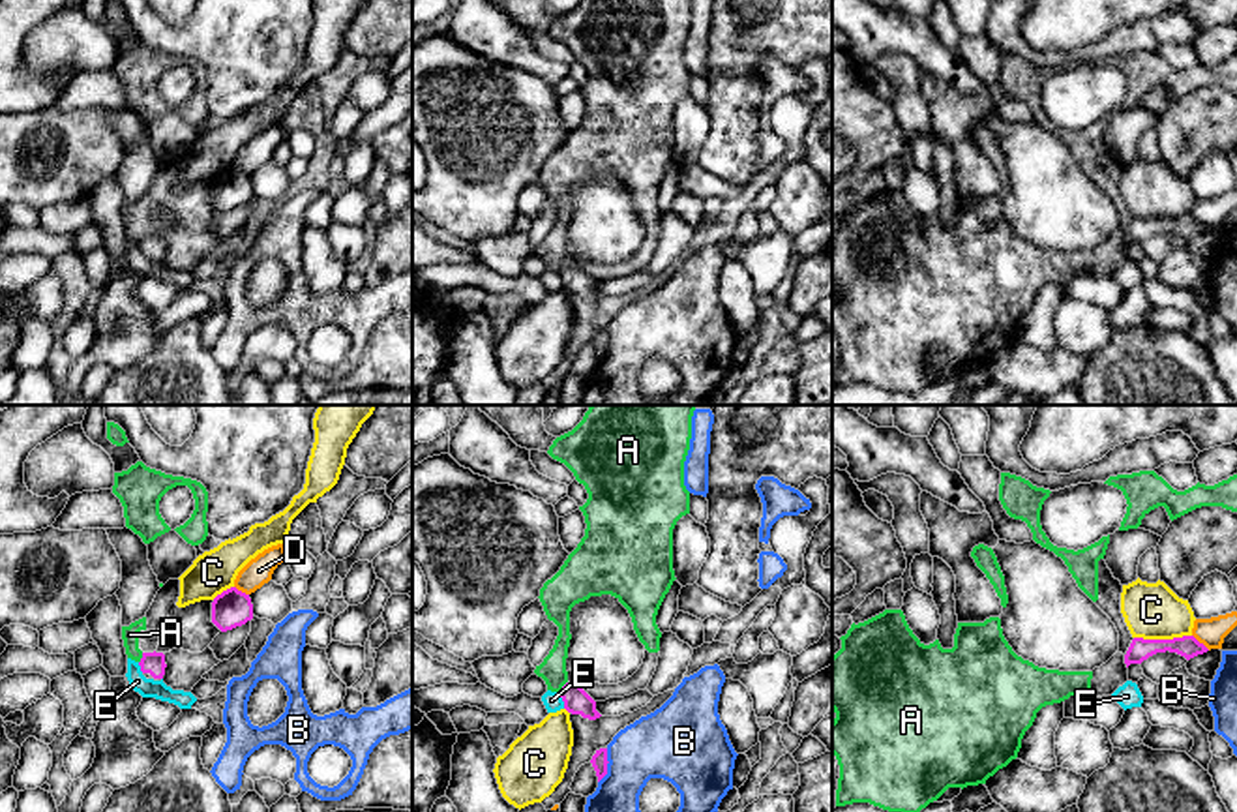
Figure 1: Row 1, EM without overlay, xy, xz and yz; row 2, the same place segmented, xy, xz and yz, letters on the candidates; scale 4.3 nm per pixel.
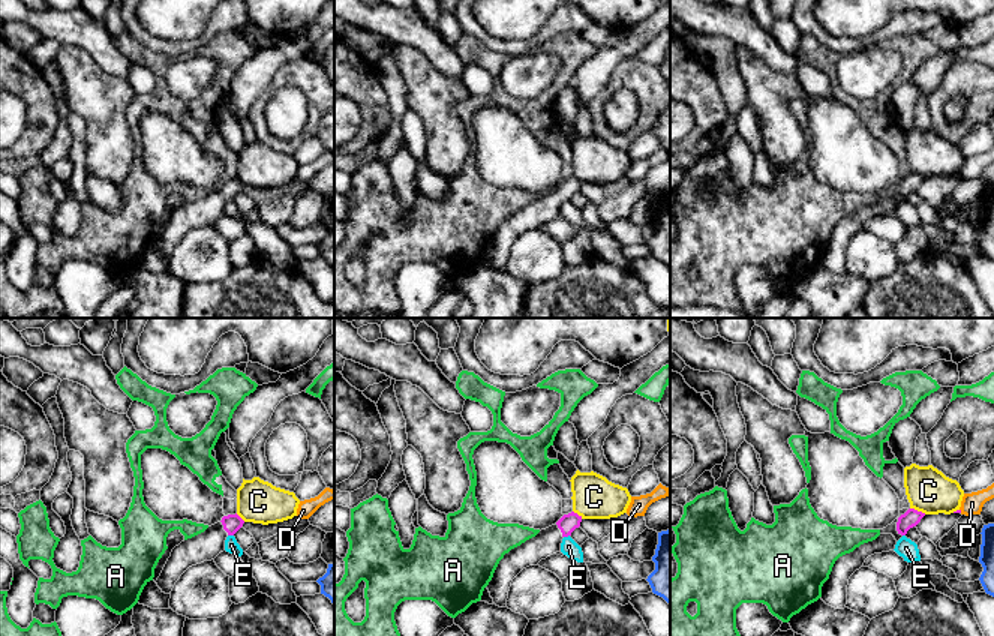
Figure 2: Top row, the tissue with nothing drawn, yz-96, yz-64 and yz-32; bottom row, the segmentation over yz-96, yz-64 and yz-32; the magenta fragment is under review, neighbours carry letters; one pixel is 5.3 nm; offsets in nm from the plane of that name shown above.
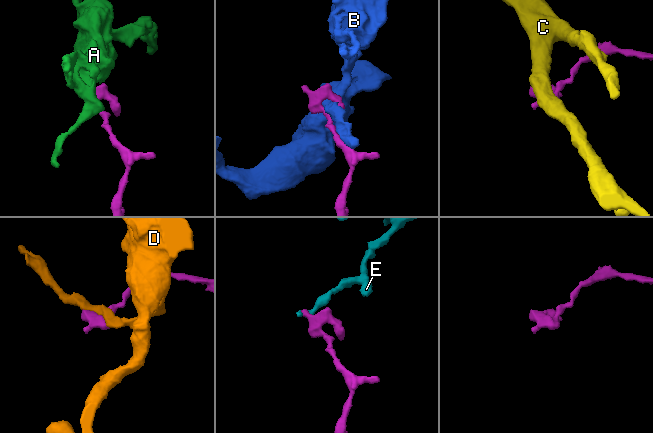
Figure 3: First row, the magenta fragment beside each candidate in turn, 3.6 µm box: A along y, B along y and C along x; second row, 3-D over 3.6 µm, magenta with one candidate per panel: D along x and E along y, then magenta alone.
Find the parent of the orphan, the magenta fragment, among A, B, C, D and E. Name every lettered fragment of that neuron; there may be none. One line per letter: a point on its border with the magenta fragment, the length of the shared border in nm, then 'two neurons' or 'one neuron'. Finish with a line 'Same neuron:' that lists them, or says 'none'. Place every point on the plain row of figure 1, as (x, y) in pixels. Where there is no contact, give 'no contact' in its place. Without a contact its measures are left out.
A: meets magenta in xz at (563, 267); contact 70 nm long; two neurons
B: meets magenta in xz at (606, 345); contact 160 nm long; two neurons
C: meets magenta in yz at (1162, 220); contact 240 nm long; two neurons
D: meets magenta in yz at (1202, 224); contact 100 nm long; two neurons
E: meets magenta in xz at (563, 280); contact 70 nm long; two neurons
Same neuron: none

